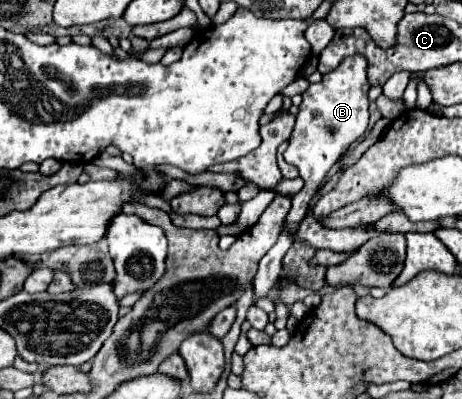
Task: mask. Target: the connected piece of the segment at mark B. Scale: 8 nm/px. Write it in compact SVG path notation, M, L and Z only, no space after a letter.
M363 55L347 57L335 71L323 75L319 83L311 83L303 93L303 103L299 105L299 113L295 115L295 129L289 137L289 147L283 153L283 159L297 167L299 177L305 181L305 187L291 199L293 207L287 215L285 231L279 235L275 247L267 251L267 255L259 261L259 271L253 281L255 297L265 297L267 291L275 285L281 273L281 259L291 247L291 237L297 231L299 221L307 213L311 197L317 193L329 169L339 161L339 157L349 149L353 141L357 141L367 131L369 121L369 93L371 85L367 81L367 59Z

